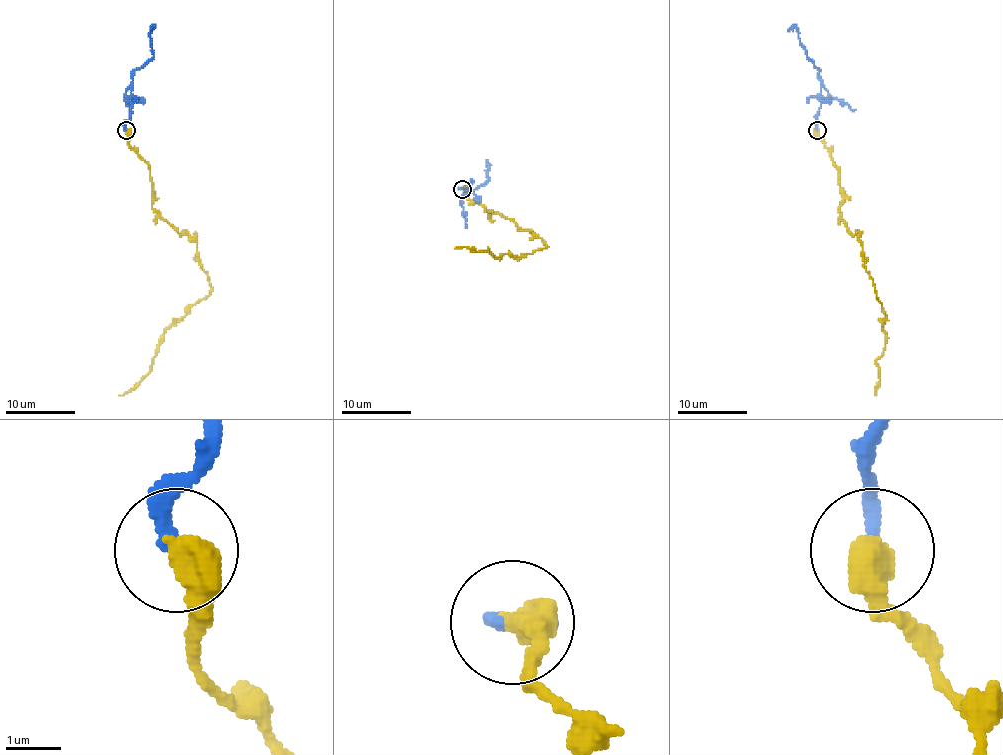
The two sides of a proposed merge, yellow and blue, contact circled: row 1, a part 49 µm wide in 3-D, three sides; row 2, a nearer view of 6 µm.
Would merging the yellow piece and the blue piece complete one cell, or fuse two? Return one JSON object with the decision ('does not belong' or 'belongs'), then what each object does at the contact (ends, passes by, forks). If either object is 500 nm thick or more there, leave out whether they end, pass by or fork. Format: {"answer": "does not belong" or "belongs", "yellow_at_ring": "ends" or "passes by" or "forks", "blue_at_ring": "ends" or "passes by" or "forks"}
{"answer": "belongs"}

